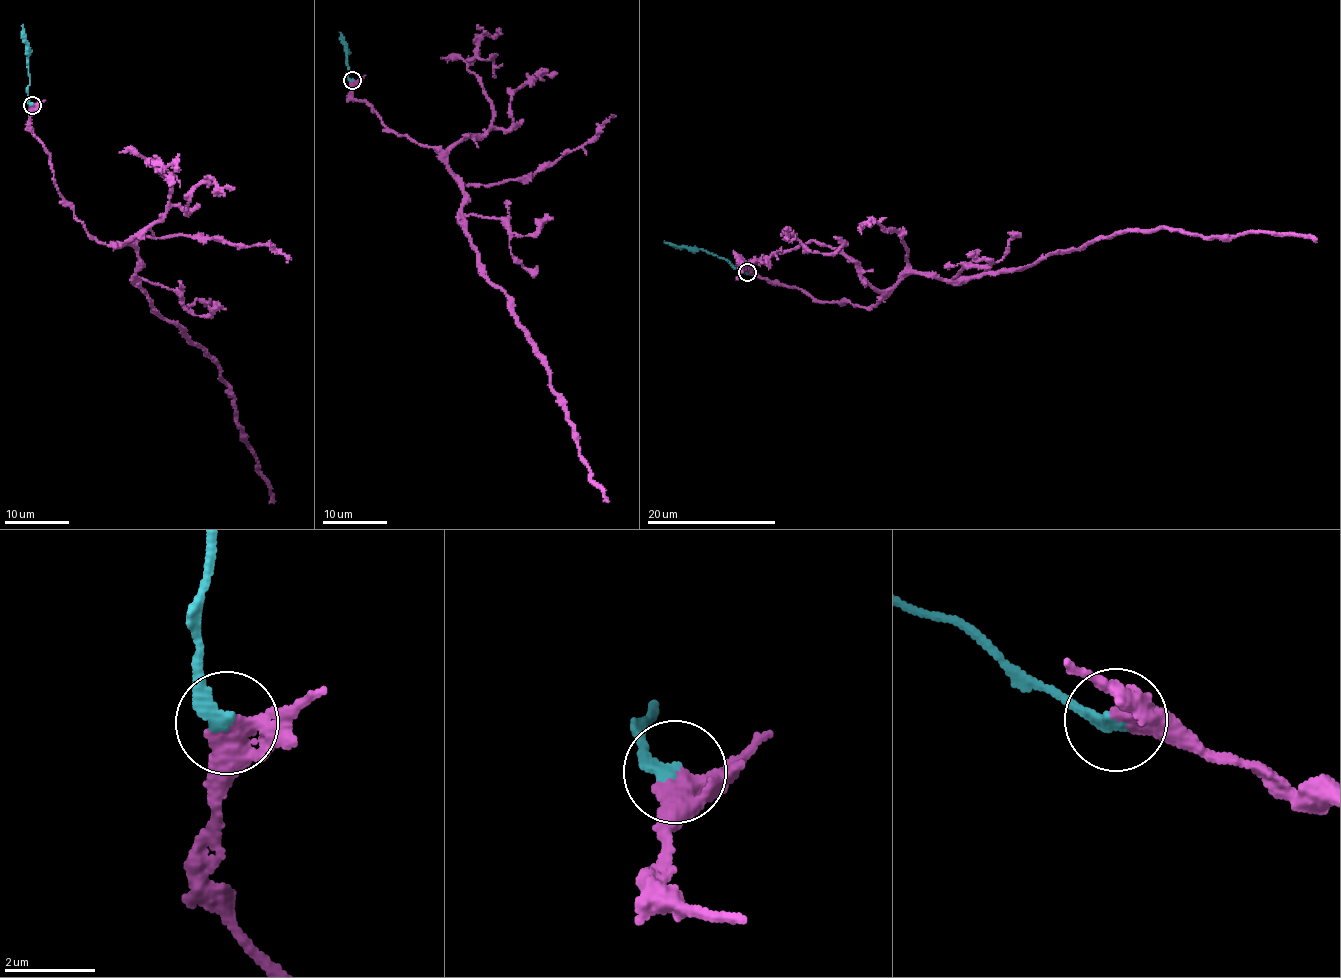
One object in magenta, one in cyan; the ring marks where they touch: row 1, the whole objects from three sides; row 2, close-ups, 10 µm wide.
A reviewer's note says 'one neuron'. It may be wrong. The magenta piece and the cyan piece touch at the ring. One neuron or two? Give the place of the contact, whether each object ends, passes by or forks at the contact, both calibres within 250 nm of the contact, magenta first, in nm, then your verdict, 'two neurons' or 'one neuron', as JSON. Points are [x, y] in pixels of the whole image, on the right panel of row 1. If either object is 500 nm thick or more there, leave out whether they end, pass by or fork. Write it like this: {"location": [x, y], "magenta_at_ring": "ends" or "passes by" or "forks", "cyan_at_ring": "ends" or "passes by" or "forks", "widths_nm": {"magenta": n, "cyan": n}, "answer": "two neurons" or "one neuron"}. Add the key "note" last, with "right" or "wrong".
{"location": [747, 272], "magenta_at_ring": "passes by", "cyan_at_ring": "ends", "widths_nm": {"magenta": 380, "cyan": 280}, "answer": "one neuron", "note": "right"}

